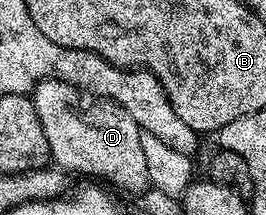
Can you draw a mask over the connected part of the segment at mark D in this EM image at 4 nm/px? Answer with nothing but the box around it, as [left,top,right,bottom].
[29,78,149,194]

